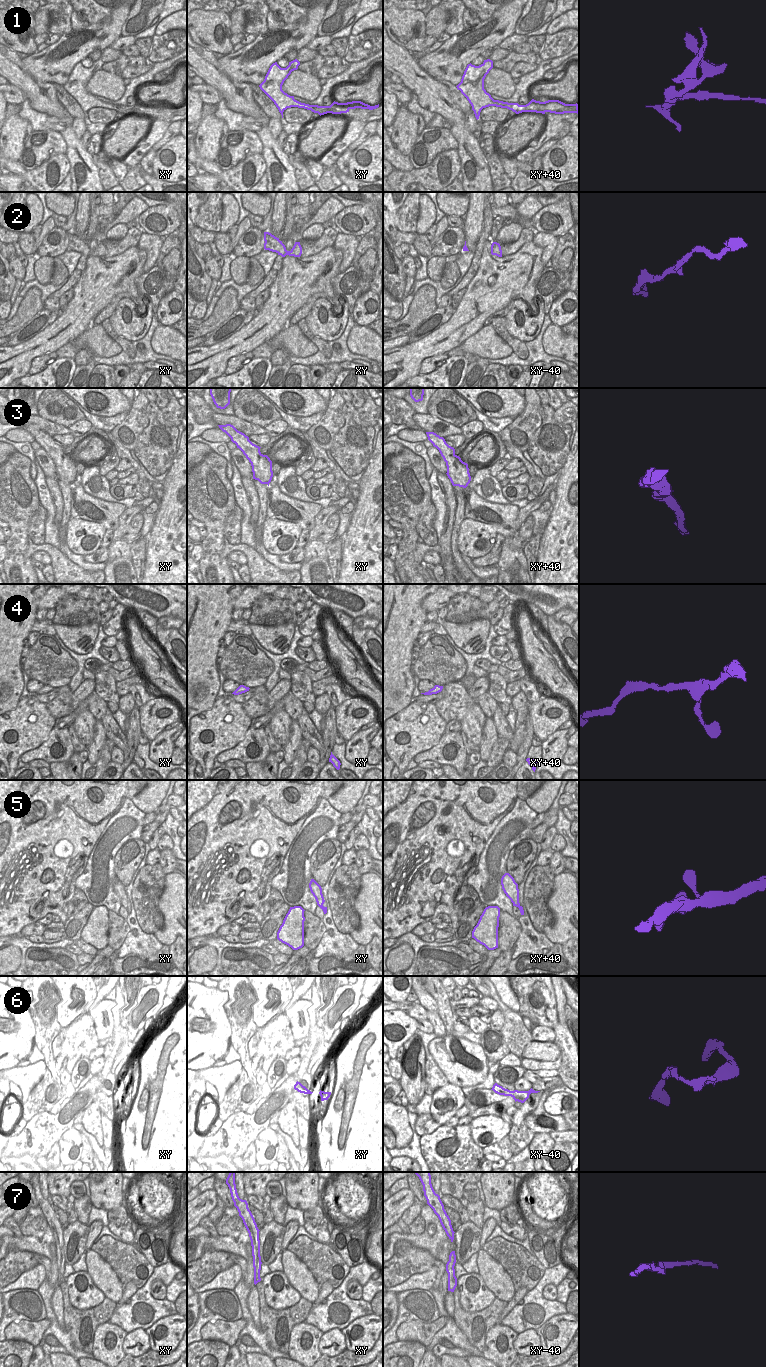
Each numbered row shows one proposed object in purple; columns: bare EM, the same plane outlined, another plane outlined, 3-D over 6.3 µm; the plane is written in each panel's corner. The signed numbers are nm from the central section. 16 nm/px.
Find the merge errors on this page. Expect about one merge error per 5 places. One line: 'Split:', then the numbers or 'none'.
Split: 1, 6

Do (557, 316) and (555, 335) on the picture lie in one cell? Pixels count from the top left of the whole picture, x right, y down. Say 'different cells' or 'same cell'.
different cells

